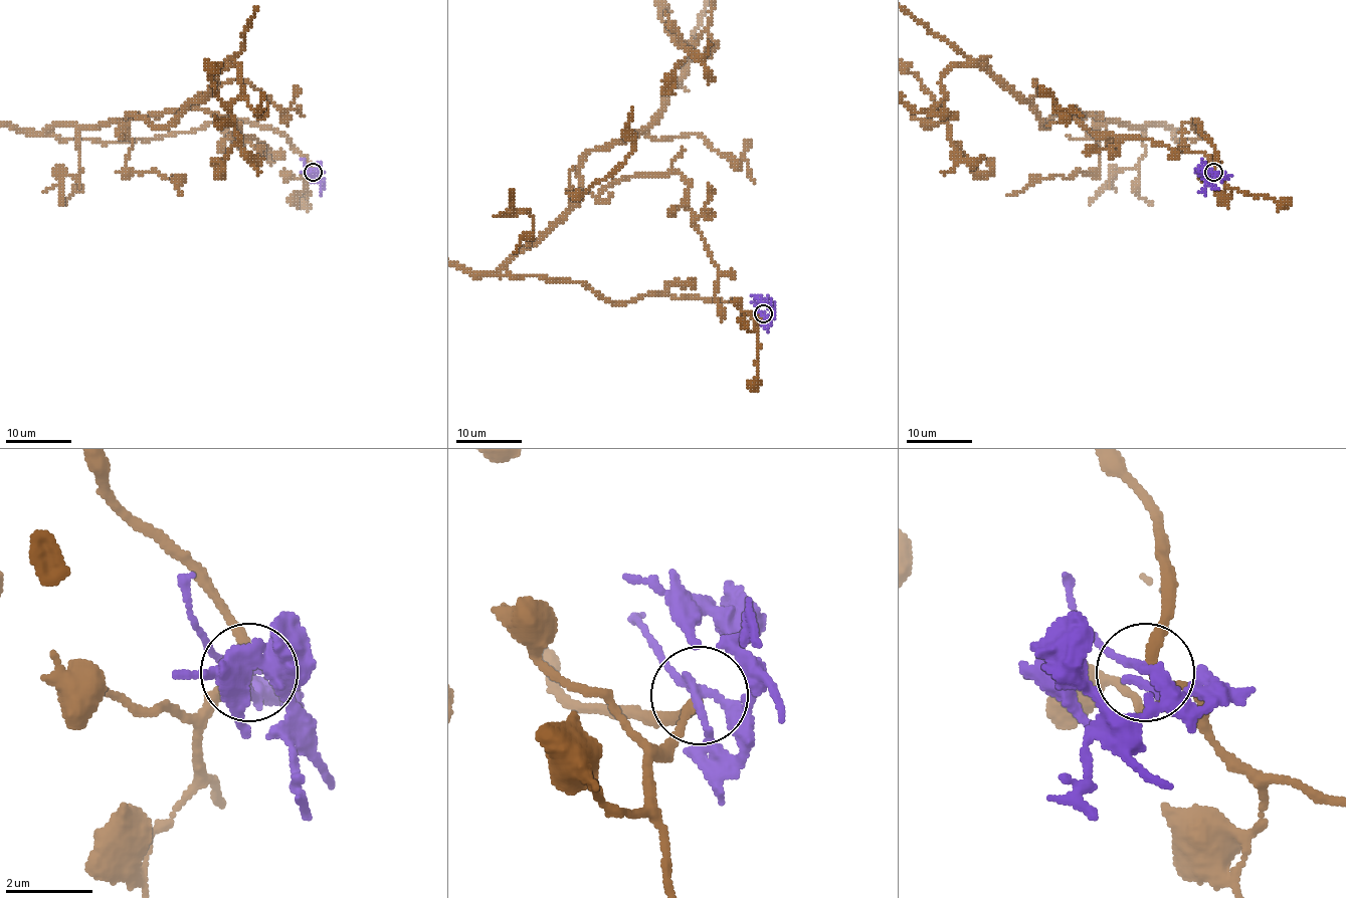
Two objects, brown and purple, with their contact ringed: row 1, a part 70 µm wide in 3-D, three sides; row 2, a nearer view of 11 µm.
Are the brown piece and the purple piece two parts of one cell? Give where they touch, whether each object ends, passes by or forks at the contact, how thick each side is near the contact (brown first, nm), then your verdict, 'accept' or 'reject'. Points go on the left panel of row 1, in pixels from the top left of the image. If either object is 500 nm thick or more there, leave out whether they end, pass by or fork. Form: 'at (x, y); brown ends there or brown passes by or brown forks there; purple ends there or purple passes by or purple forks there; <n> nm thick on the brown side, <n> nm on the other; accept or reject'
at (313, 172); brown passes by; purple forks there; 200 nm thick on the brown side, 190 nm on the other; reject

